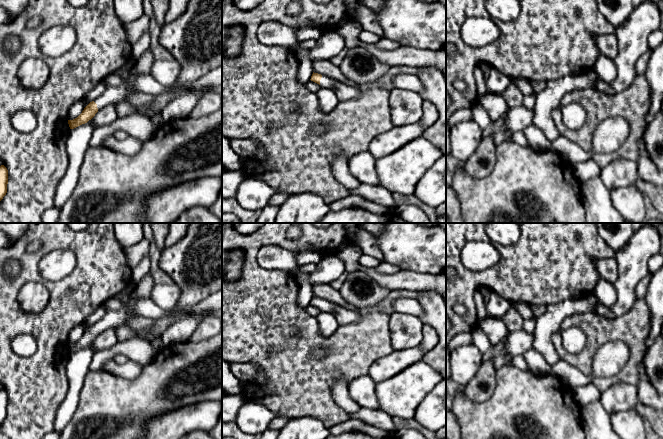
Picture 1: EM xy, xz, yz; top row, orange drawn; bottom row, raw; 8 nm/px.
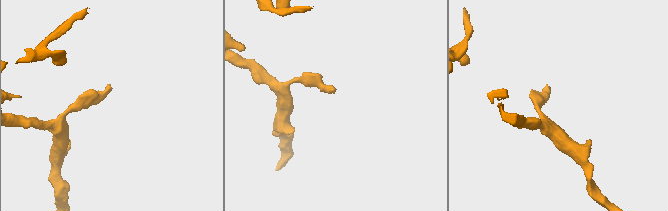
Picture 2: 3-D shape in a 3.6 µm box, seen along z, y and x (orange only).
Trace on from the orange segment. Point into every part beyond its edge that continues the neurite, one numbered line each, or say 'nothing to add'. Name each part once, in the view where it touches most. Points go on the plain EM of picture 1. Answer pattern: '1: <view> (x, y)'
1: xz (326, 306)

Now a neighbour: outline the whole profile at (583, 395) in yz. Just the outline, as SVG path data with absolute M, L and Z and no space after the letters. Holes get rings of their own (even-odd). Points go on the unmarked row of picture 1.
M593 383L586 386L575 387L573 391L574 400L581 408L588 403L600 399L602 394Z

